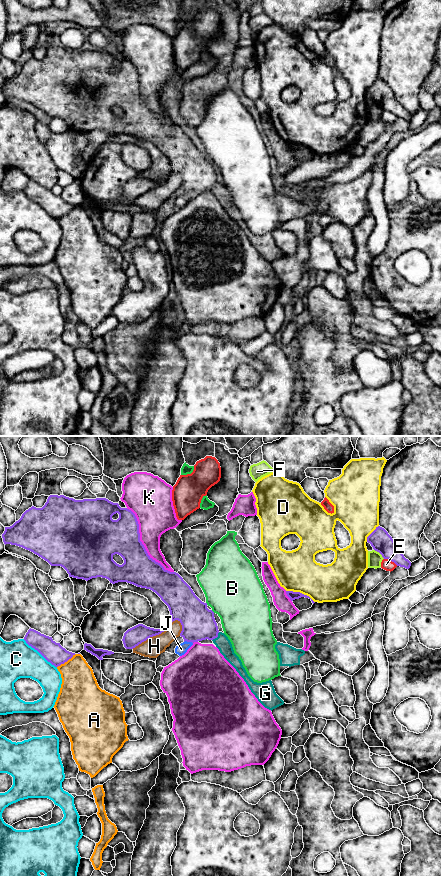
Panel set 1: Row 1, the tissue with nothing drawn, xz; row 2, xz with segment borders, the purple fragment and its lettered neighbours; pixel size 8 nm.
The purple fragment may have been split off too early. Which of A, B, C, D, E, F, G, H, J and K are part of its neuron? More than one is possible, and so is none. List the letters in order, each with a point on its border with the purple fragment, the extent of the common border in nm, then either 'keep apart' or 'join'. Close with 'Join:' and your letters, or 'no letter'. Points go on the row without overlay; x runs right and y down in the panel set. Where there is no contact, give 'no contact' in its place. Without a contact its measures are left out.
A: meets purple in xz at (66, 213); contact 190 nm long; keep apart
B: meets purple in xz at (212, 163); contact 40 nm long; keep apart
C: meets purple in xz at (40, 205); contact 360 nm long; keep apart
D: meets purple in xz at (299, 144); contact 260 nm long; keep apart
E: meets purple in xz at (391, 112); contact 130 nm long; keep apart
F: meets purple in xz at (379, 104); contact 120 nm long; keep apart
G: meets purple in xz at (216, 189); contact 90 nm long; join
H: meets purple in xz at (156, 186); contact 440 nm long; keep apart
J: meets purple in xz at (188, 193); contact 70 nm long; keep apart
K: meets purple in xz at (141, 95); contact 650 nm long; keep apart
Join: G

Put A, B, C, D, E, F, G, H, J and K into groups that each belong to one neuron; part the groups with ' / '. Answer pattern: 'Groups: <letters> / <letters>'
Groups: A / B / C / D / E / F / G / H / J / K

